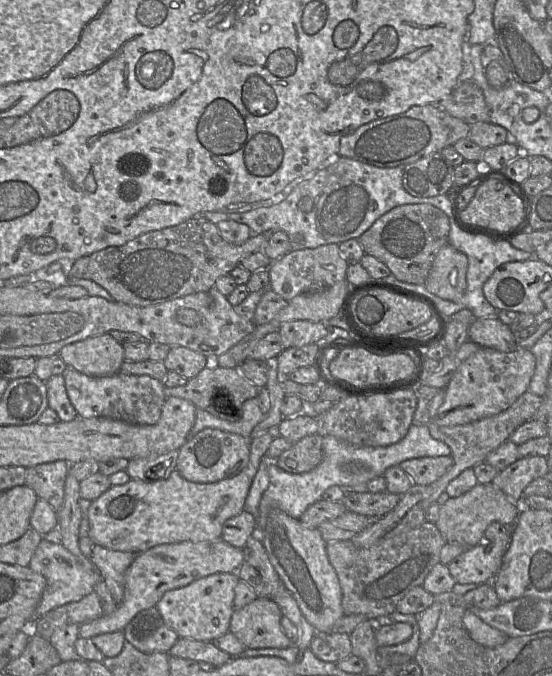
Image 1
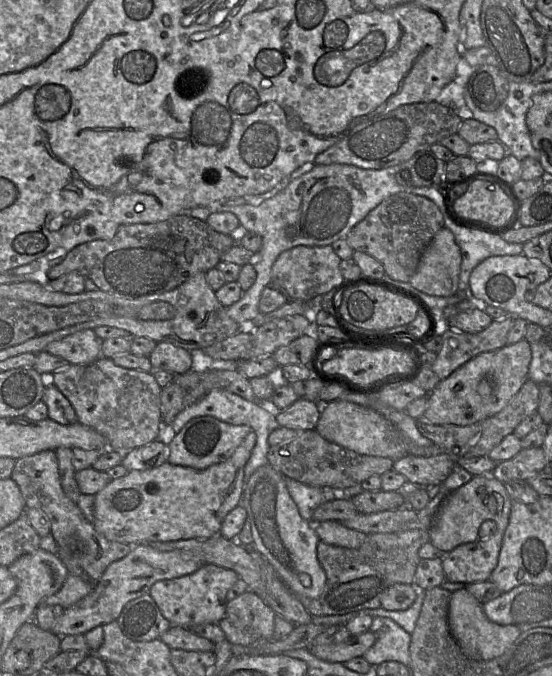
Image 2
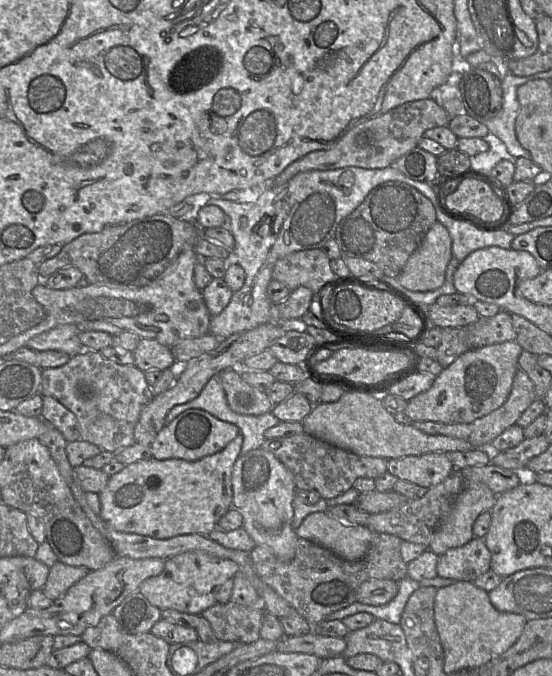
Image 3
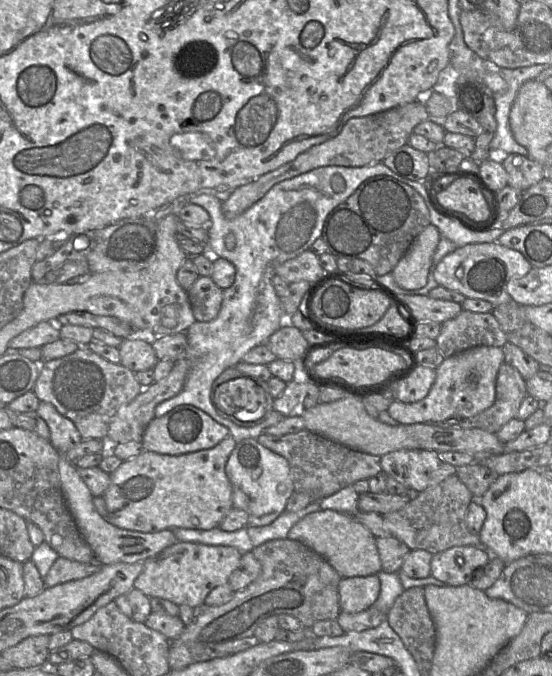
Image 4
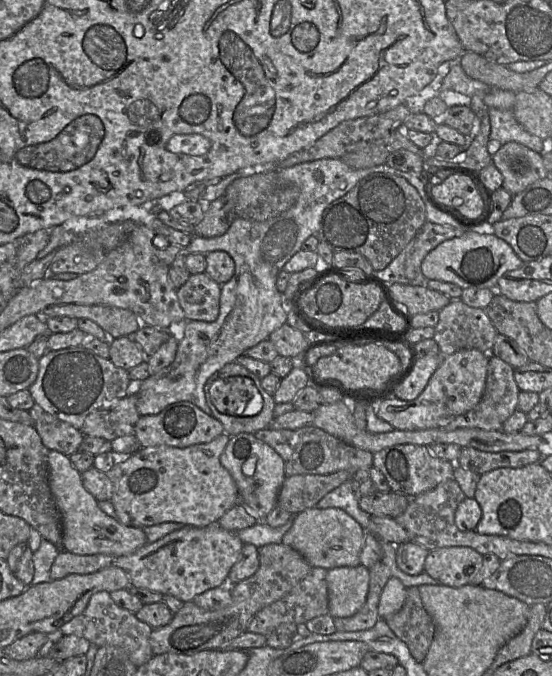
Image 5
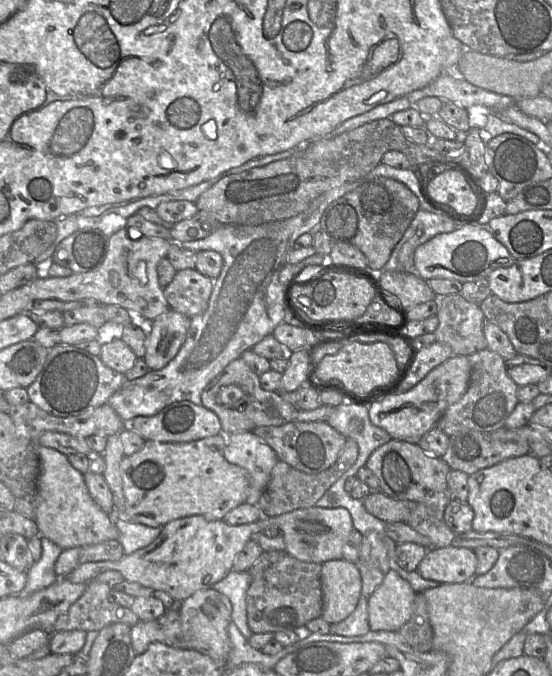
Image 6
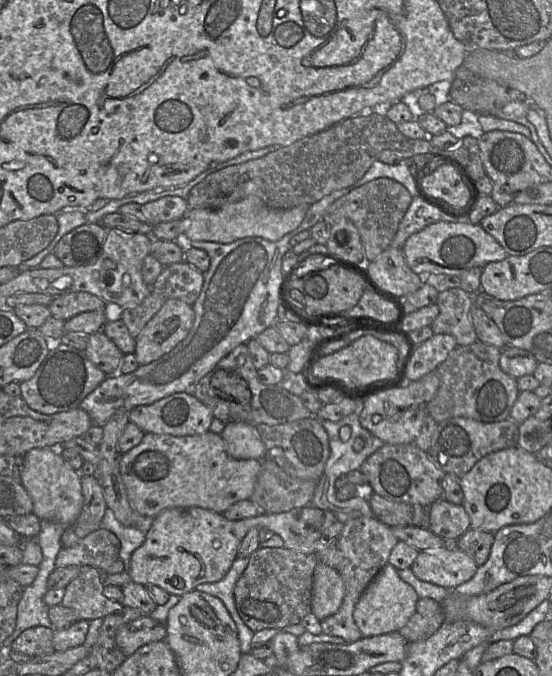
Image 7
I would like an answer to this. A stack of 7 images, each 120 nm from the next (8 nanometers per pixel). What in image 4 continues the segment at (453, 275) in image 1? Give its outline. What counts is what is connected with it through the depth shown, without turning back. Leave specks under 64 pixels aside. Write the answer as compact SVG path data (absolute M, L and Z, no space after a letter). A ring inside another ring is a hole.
M430 223L415 238L412 245L392 271L396 283L404 289L424 287L432 259L441 238L438 228Z

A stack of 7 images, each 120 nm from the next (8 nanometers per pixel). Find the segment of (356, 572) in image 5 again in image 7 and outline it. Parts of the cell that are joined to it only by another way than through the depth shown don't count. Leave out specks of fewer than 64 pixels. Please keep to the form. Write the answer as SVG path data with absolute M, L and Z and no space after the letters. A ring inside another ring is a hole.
M318 563L313 574L311 612L322 621L335 614L344 599L345 585L332 567Z

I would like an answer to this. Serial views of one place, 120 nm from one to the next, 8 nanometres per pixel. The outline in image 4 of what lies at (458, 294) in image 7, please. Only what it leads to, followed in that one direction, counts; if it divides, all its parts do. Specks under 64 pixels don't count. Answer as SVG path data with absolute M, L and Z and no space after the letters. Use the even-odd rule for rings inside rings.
M463 309L455 318L441 323L436 344L444 358L476 346L502 347L507 342L492 312Z

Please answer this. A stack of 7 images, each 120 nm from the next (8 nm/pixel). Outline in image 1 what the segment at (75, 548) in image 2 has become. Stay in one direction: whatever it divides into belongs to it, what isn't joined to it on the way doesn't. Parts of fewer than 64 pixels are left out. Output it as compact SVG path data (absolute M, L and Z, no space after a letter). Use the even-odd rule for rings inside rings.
M64 460L43 463L26 469L25 485L33 489L38 498L46 500L59 513L64 503L66 477L71 464ZM89 536L79 538L79 547L81 552L92 562L95 569L100 573L115 602L120 604L125 594L125 572L139 553L107 549L93 542Z

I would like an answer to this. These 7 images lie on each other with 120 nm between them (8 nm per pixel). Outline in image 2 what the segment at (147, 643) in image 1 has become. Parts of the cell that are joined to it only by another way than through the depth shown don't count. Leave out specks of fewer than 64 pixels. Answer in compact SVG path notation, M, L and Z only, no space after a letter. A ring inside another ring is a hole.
M148 594L129 601L117 622L126 637L138 642L159 639L172 626Z

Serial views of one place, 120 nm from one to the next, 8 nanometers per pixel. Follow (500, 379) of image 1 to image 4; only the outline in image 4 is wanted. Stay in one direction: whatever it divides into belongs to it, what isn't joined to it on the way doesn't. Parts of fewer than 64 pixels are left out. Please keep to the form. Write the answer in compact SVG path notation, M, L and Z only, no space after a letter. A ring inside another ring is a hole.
M476 346L447 357L436 368L435 381L426 397L411 403L393 399L387 412L400 424L435 423L472 417L493 405L497 374L502 363L504 363L503 349L495 346Z

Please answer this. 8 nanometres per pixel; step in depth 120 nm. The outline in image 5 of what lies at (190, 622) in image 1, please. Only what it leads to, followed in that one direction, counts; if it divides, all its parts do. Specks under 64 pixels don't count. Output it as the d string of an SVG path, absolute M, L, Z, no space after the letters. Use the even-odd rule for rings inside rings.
M219 524L183 526L153 543L147 543L132 554L115 558L111 565L123 569L130 577L130 584L135 587L189 602L207 590L228 584L228 575L239 559L242 548L243 542L237 533Z

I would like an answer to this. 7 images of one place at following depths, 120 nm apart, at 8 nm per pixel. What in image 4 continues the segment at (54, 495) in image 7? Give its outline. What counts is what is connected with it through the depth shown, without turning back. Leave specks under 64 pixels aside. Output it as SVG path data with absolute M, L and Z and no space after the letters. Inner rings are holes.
M62 454L59 459L58 468L61 487L67 506L82 537L91 547L96 562L103 566L115 563L144 562L146 559L157 555L178 541L172 530L145 533L114 526L97 511L93 503L93 495L80 477L77 466L67 460Z

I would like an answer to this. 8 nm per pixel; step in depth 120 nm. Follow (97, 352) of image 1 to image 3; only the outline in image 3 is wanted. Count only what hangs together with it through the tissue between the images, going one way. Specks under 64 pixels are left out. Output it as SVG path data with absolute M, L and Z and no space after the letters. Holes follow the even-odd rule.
M74 324L59 325L31 338L26 346L34 351L57 350L71 357L84 350L79 339L80 330Z

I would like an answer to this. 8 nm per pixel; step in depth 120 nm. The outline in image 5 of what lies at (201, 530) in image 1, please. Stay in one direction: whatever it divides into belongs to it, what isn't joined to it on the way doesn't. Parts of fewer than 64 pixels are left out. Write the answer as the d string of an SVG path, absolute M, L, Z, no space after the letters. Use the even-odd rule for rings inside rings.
M224 433L208 443L185 448L141 447L128 457L118 456L117 463L106 473L113 484L110 501L115 508L116 519L125 526L136 528L164 522L177 522L195 527L219 524L219 520L228 510L241 503L237 485L220 460L229 440L230 436Z

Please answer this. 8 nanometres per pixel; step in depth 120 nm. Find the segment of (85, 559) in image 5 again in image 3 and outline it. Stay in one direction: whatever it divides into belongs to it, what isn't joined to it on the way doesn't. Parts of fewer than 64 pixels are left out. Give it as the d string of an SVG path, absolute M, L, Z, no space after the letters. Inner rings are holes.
M57 561L50 567L44 594L51 600L62 597L73 585L88 575L90 570L86 567L70 566Z

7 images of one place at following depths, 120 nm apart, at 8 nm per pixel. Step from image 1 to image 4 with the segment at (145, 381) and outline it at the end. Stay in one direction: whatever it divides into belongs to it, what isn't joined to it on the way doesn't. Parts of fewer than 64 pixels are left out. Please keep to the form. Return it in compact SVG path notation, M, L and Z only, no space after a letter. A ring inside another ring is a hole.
M86 346L62 358L43 360L33 387L38 399L51 403L79 430L82 439L104 439L118 410L133 401L143 390L135 373L120 363L112 363Z

